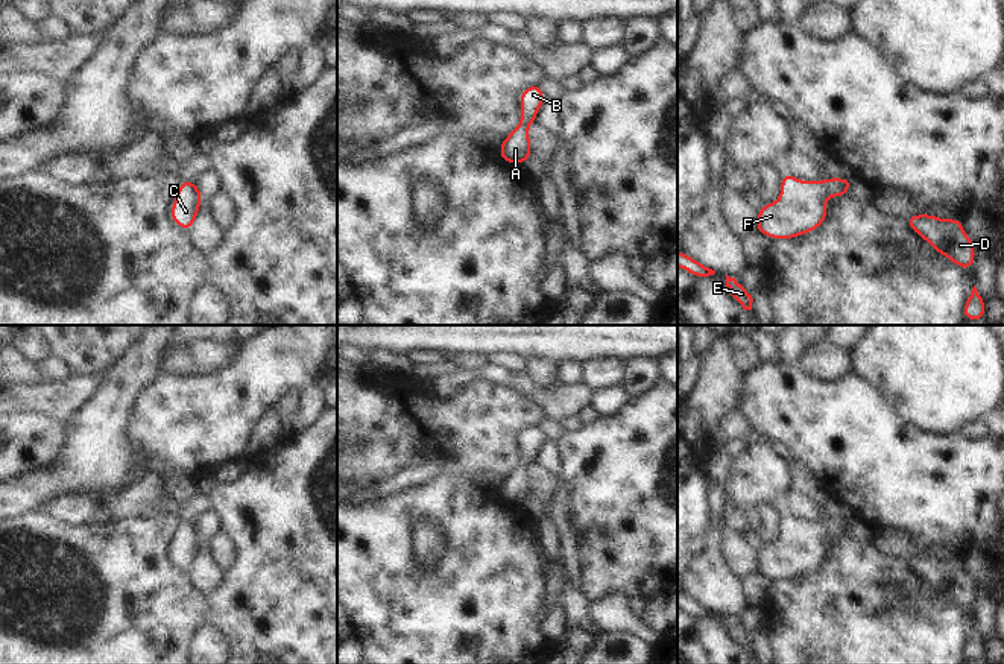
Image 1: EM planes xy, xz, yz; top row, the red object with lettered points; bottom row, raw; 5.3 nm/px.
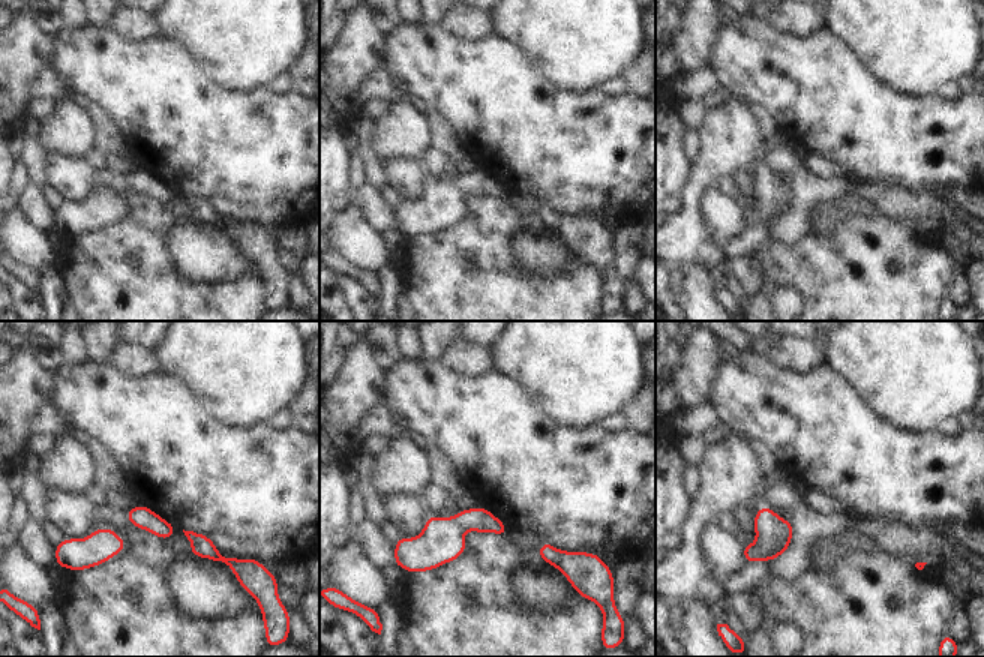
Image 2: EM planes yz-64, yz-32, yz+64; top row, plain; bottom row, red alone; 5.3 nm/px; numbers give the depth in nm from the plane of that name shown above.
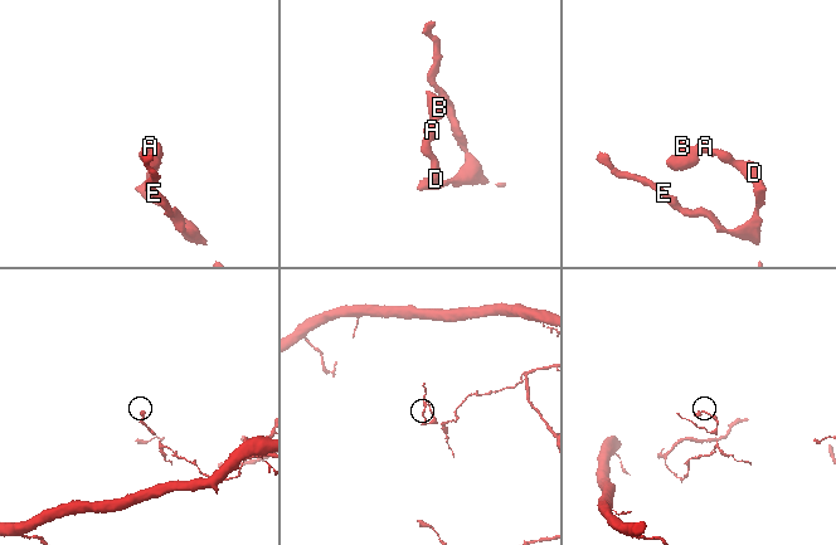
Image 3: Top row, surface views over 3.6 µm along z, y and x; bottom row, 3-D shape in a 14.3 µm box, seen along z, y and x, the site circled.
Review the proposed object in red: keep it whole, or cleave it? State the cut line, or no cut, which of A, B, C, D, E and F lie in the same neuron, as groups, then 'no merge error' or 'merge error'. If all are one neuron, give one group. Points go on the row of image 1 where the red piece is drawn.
no cut; A B C D E F; no merge error

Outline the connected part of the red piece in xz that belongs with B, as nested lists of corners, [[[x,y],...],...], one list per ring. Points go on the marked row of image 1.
[[[530,85],[519,96],[521,119],[519,125],[503,140],[498,153],[507,164],[523,164],[532,155],[529,126],[536,122],[536,115],[545,102],[542,88]]]

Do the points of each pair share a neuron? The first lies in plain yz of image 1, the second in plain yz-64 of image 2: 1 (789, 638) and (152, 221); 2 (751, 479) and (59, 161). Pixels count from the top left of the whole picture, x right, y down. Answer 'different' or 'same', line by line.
1: same
2: different

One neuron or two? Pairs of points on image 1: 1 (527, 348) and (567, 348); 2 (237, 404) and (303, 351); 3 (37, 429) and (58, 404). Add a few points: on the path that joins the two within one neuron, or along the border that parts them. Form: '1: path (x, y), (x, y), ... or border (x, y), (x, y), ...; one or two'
1: path (536, 348), (558, 348); one
2: path (254, 388), (286, 357); one
3: border (15, 414), (44, 412), (70, 423); two

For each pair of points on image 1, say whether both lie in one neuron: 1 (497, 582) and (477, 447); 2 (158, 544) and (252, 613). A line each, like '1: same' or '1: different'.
1: different
2: same

